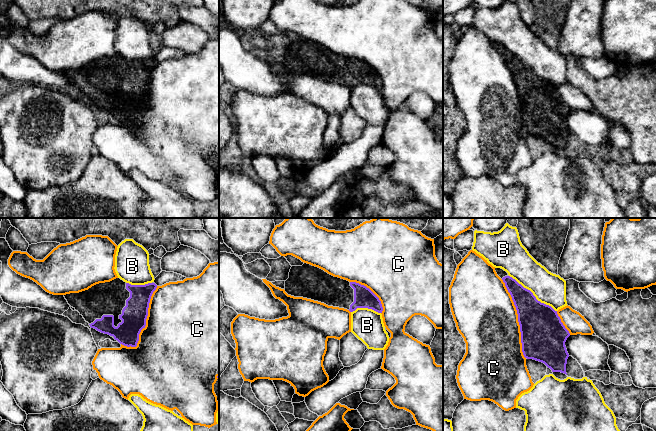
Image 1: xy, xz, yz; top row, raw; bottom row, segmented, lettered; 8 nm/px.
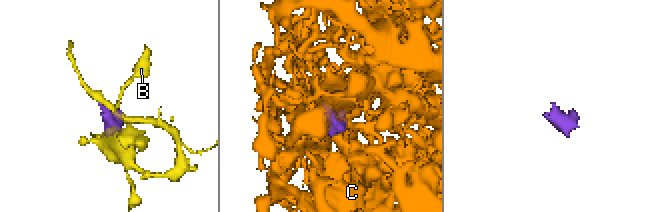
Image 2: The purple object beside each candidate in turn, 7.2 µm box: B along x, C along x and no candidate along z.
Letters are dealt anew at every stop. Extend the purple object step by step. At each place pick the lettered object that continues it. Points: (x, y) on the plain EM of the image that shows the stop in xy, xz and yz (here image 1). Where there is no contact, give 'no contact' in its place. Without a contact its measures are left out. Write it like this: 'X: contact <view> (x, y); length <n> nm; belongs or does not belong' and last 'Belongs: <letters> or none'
B: contact yz (532, 70); length 480 nm; does not belong
C: contact yz (518, 95); length 650 nm; does not belong
Belongs: none

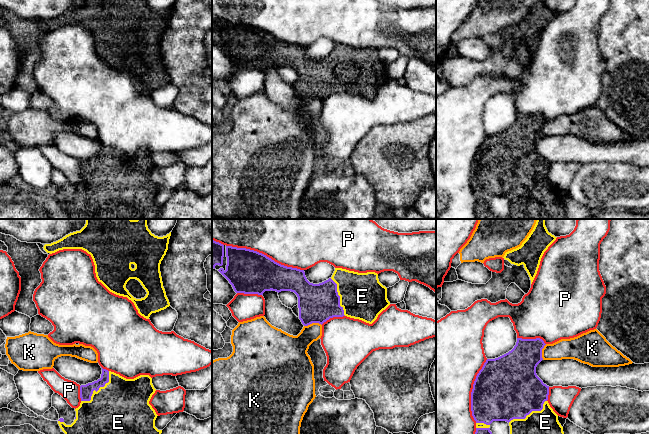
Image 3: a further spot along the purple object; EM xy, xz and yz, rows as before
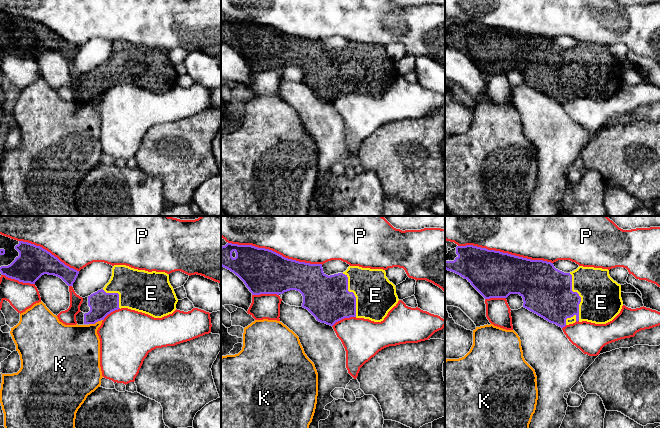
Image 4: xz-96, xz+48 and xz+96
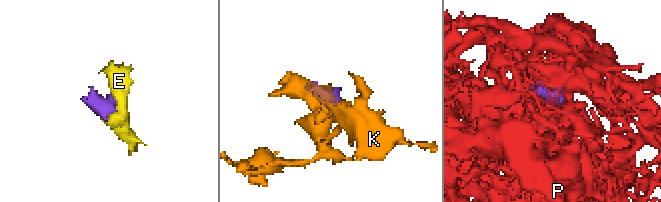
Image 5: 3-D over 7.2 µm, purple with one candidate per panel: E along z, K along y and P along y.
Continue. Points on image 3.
E: contact xy (97, 166); length 340 nm; belongs
K: contact xz (312, 98); length 140 nm; does not belong
P: contact xz (265, 31); length 650 nm; does not belong
Belongs: E

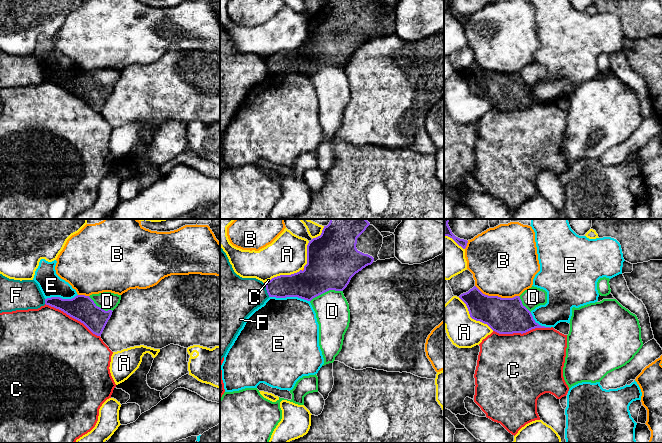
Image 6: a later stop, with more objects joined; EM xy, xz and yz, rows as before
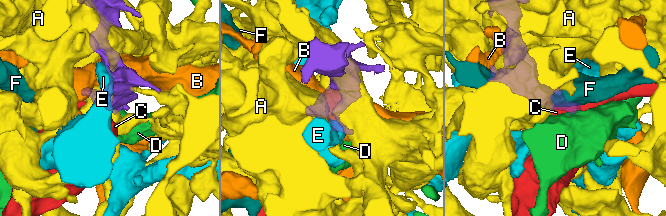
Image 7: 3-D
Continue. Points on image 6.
A: contact yz (472, 94); length 400 nm; does not belong
B: contact yz (497, 72); length 360 nm; does not belong
C: contact yz (521, 109); length 460 nm; does not belong
D: contact xz (326, 67); length 280 nm; does not belong
E: contact xz (289, 72); length 340 nm; does not belong
F: contact xz (266, 65); length 120 nm; does not belong
Belongs: none

